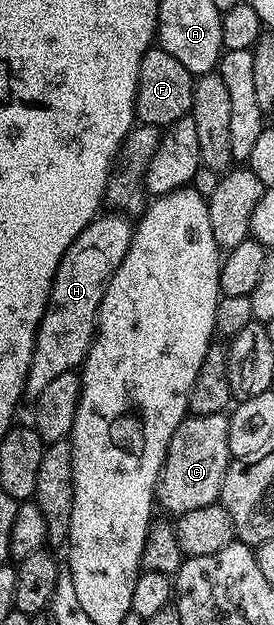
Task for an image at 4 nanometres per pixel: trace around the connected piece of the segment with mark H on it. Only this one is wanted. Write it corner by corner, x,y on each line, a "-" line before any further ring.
120,212
101,213
70,244
62,256
52,281
52,291
48,297
48,306
36,329
36,343
30,360
30,368
24,385
25,395
35,400
62,372
76,370
88,355
96,333
96,317
104,299
104,289
112,278
112,273
119,268
132,243
133,223
127,222

